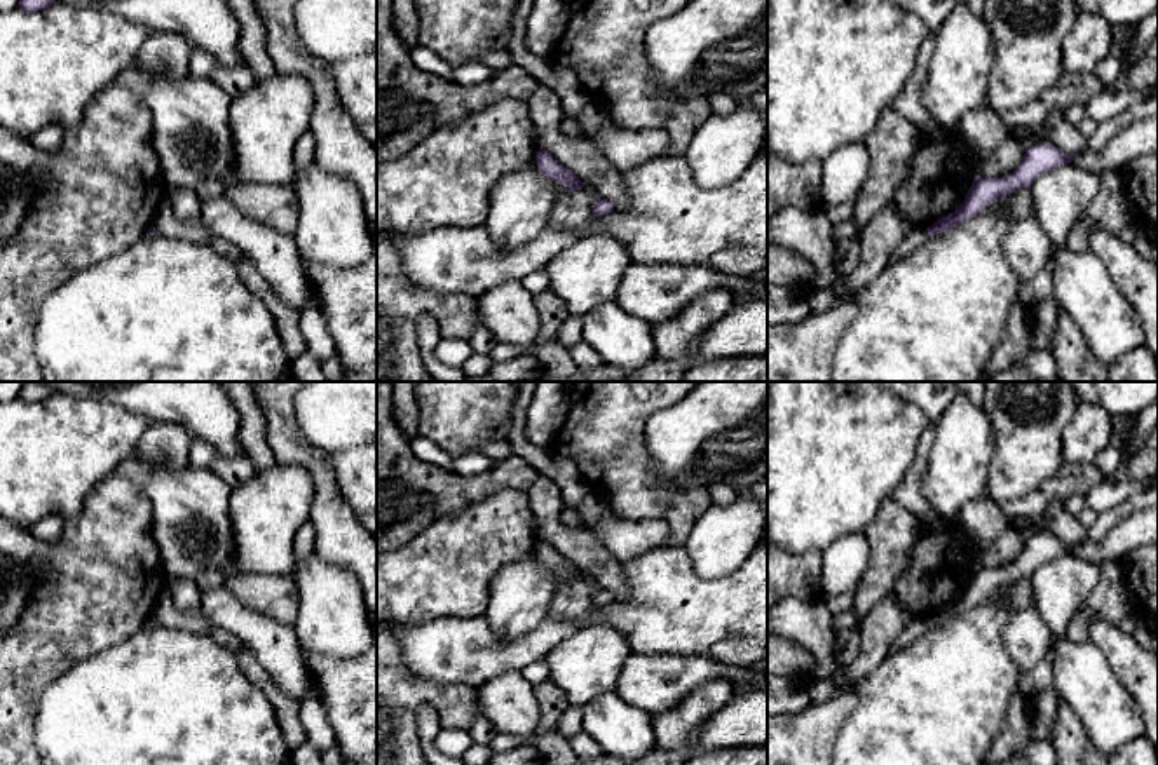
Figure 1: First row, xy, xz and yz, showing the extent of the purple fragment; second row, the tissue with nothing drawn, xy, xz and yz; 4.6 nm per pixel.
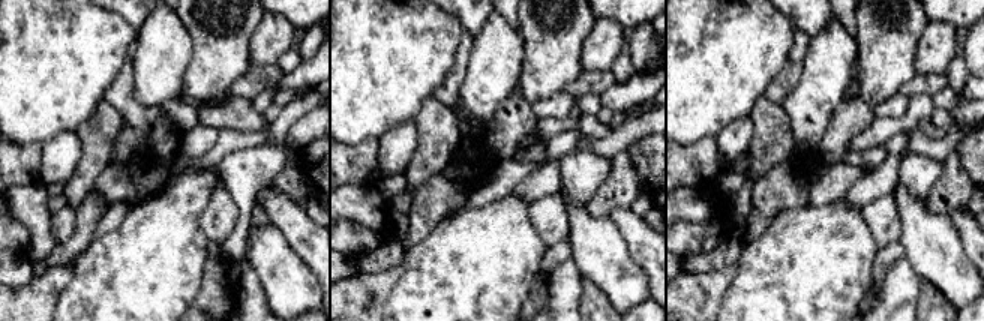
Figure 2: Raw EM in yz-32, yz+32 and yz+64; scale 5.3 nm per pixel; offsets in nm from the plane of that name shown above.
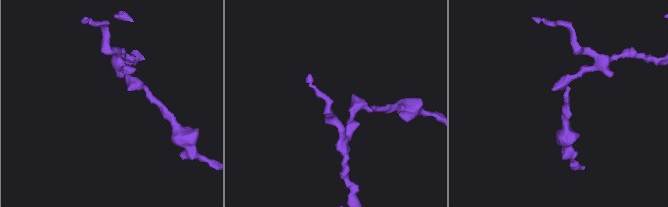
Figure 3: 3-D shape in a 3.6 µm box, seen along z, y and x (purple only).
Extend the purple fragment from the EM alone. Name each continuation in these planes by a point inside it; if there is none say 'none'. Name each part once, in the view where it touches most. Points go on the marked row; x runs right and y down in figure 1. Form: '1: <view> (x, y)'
1: yz (914, 239)

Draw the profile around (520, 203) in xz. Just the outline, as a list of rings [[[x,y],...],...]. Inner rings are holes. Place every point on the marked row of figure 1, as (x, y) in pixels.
[[[535,162],[513,171],[495,183],[483,228],[504,247],[523,246],[548,227],[549,211],[563,193],[563,183],[544,176]]]

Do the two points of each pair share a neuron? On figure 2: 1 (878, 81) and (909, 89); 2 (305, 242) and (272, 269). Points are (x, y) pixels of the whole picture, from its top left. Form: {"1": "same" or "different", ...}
{"1": "different", "2": "different"}

